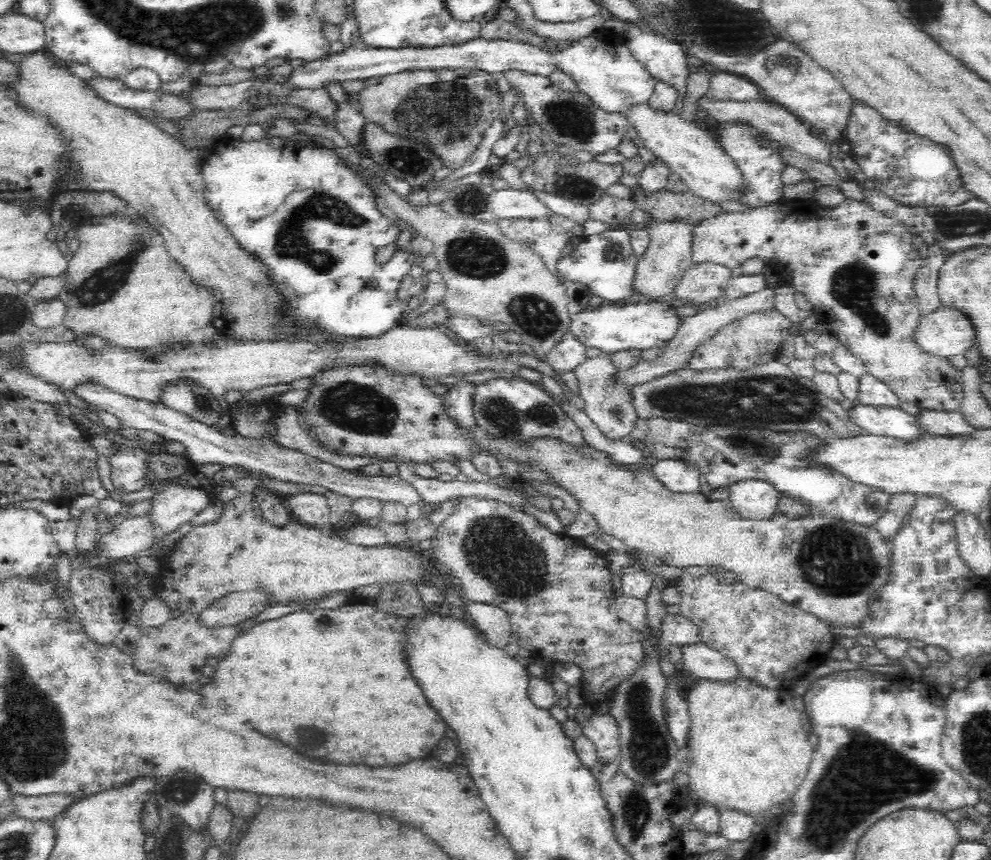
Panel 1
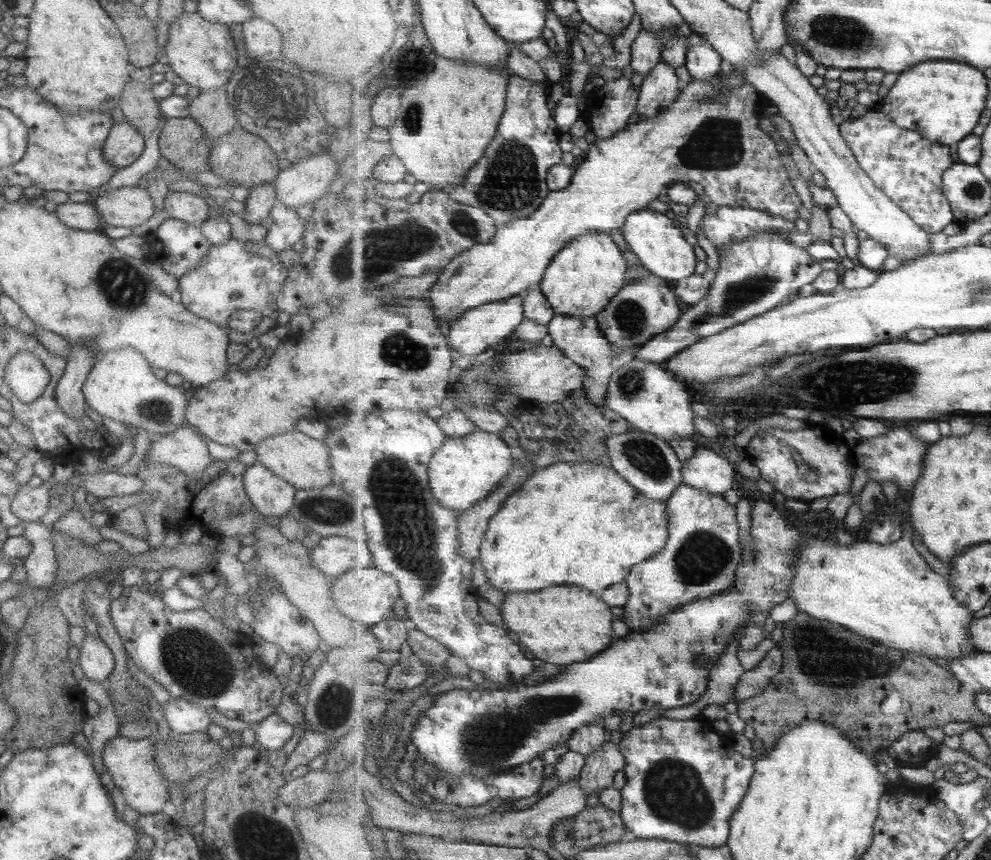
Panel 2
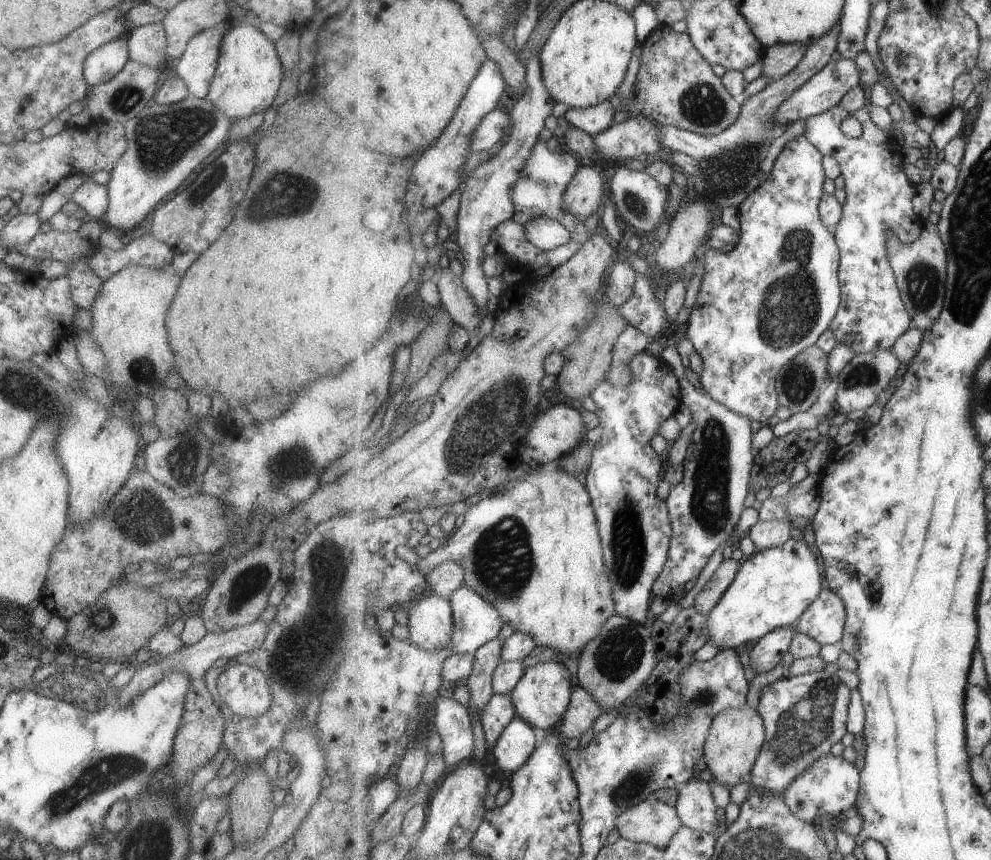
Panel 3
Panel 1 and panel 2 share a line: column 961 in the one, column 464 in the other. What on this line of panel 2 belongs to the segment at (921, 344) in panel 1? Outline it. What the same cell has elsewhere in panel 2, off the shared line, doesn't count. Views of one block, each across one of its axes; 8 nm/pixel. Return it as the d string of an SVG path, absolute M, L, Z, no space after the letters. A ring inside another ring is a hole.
M519 295L503 301L481 305L464 312L455 321L451 322L450 344L460 354L468 354L471 358L476 354L485 352L493 344L501 342L503 338L511 338L515 335L518 326L524 321L525 308L523 308L524 295Z

